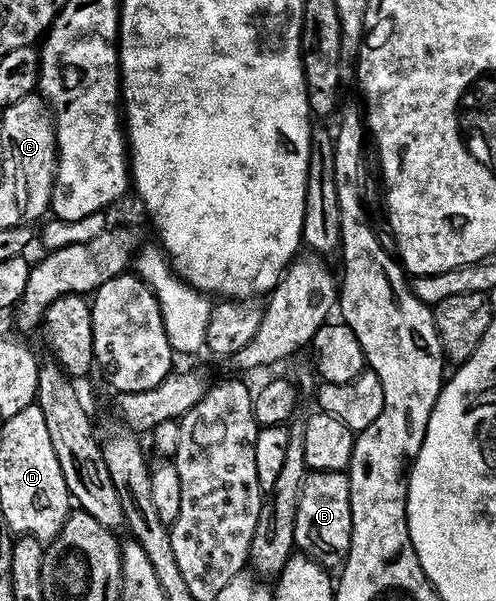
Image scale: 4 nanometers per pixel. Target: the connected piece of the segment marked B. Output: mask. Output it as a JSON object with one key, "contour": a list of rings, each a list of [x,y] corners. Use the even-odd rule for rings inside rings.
{"contour":[[[310,472],[302,483],[296,506],[295,549],[301,555],[315,560],[323,568],[334,570],[346,562],[351,534],[349,475],[346,472]]]}

